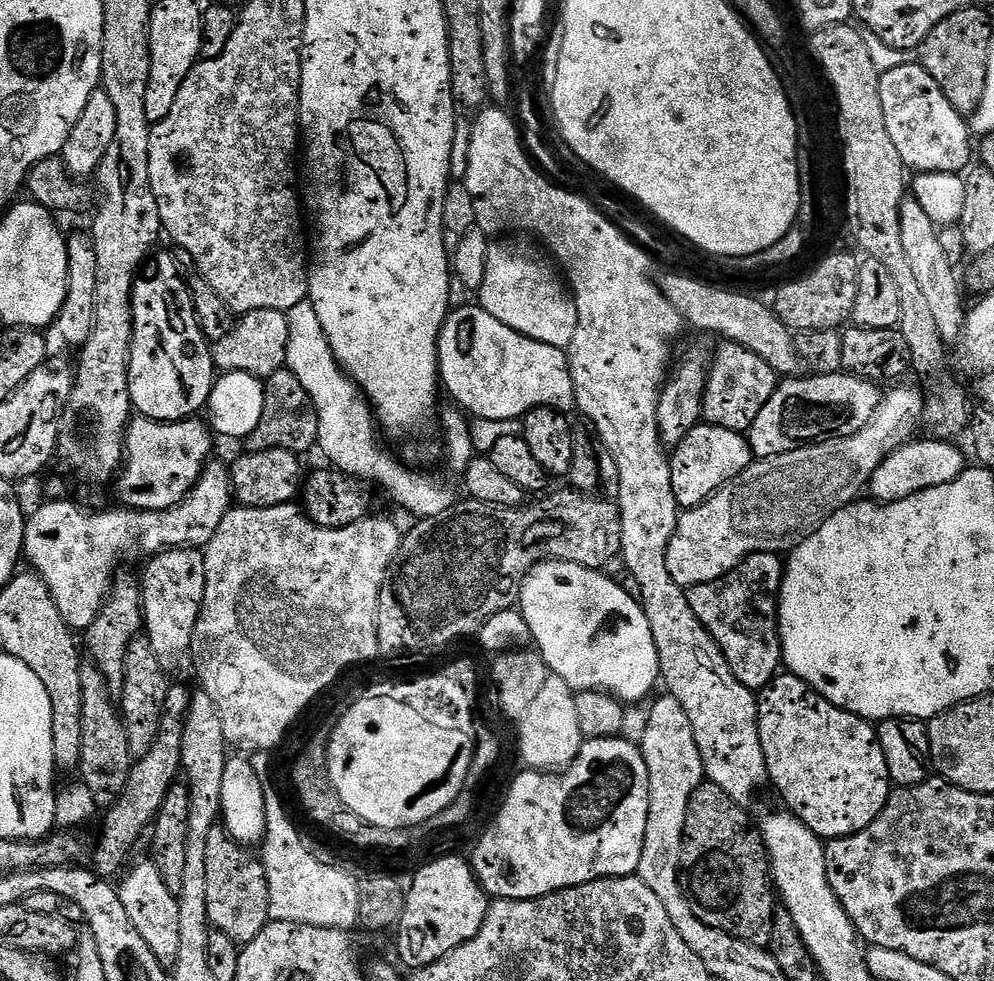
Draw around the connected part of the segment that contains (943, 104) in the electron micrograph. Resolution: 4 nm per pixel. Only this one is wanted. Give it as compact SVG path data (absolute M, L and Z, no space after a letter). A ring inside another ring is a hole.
M919 62L903 64L889 72L880 73L880 89L882 114L886 114L886 131L890 133L894 147L909 169L917 168L915 171L920 174L960 174L973 163L974 140L970 135L969 121L958 110L954 110L938 82L930 78L928 71Z

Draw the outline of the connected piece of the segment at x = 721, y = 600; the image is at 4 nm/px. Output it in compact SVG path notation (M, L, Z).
M749 552L740 565L714 582L687 589L690 610L712 635L734 678L742 686L763 690L782 668L778 600L785 561L774 552Z

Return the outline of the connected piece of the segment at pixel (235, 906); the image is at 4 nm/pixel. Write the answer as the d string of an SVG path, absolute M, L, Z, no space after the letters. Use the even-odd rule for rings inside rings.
M217 826L210 830L210 838L206 842L206 910L208 911L208 923L213 929L226 938L233 940L241 946L249 944L270 923L268 911L270 910L270 890L266 882L263 863L259 859L250 860L245 852L224 831Z

